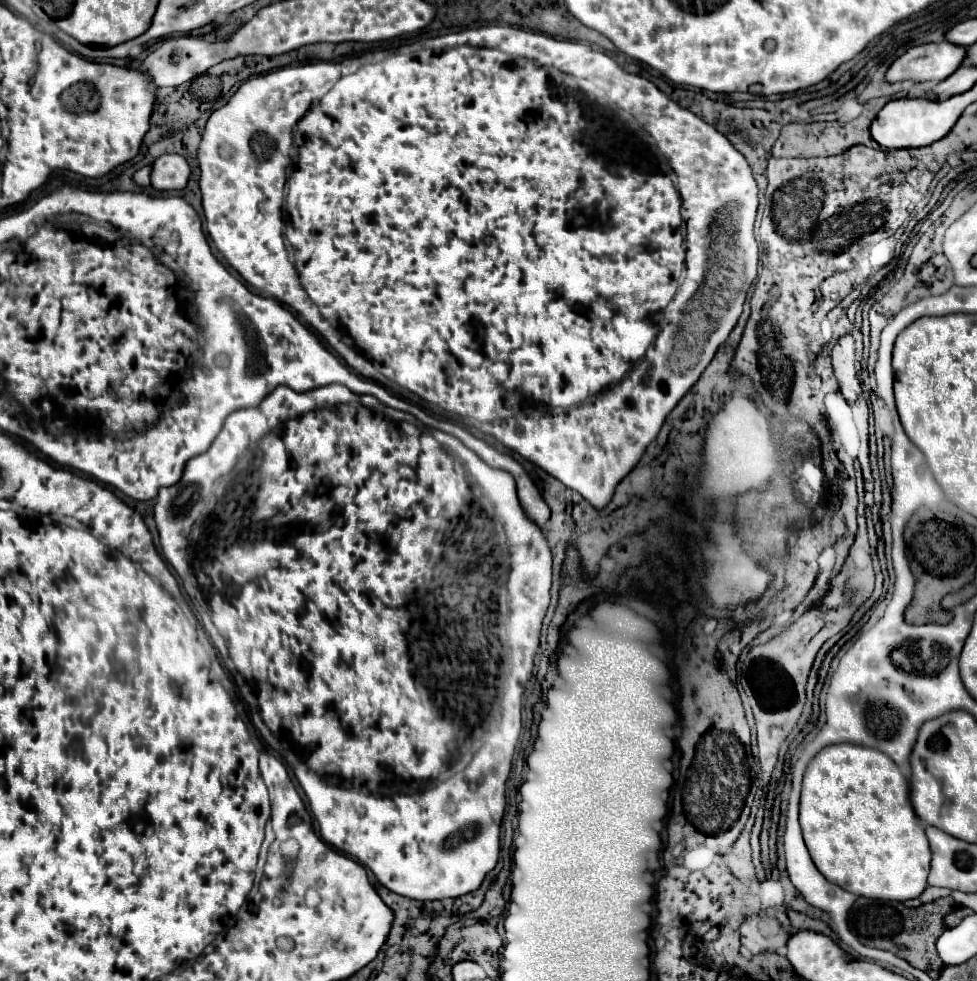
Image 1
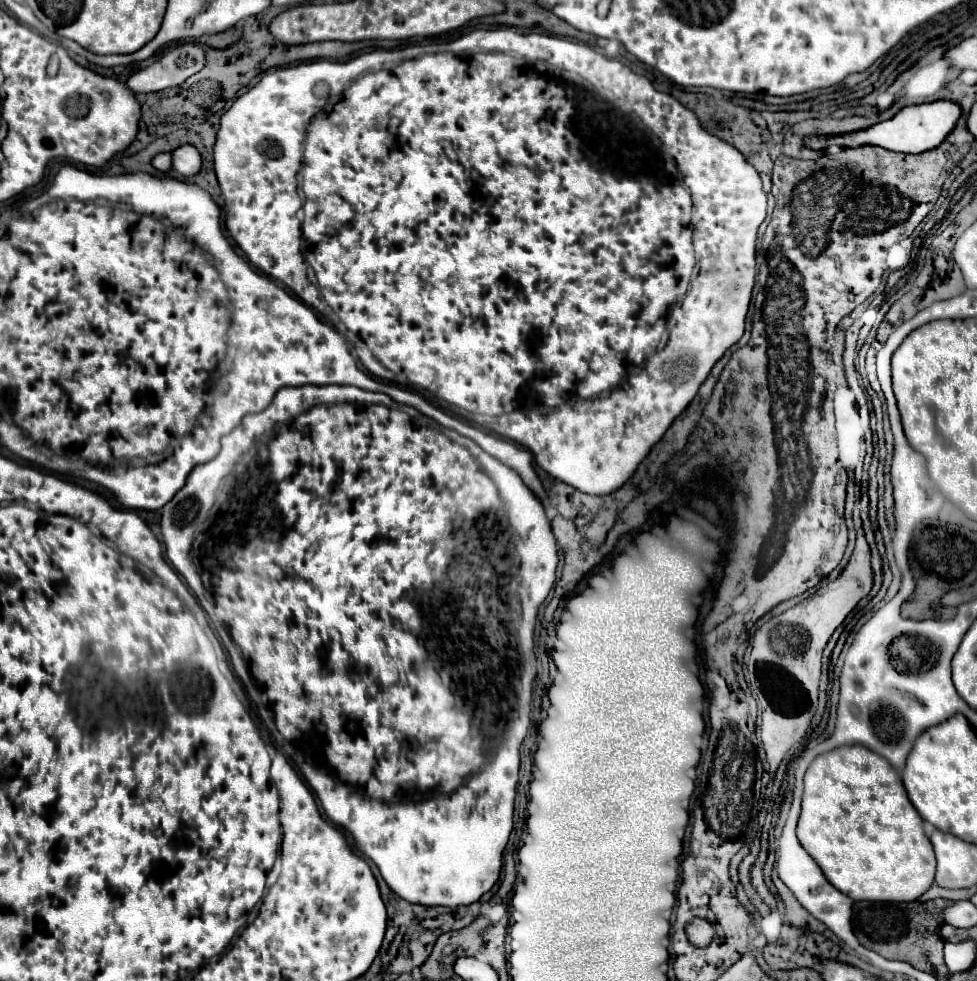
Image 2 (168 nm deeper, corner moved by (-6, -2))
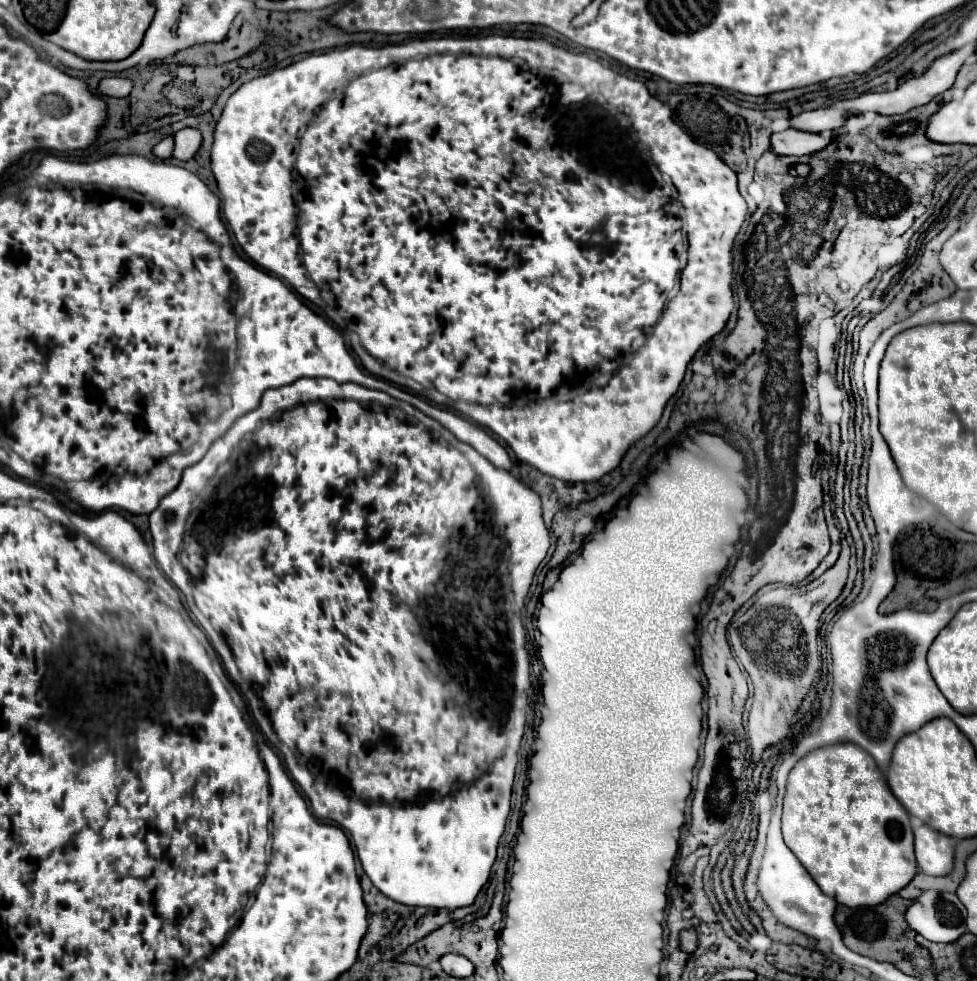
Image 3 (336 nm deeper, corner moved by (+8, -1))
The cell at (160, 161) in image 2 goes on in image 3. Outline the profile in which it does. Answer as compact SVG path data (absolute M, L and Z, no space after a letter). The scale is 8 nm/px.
M166 136L164 140L160 140L156 146L154 146L154 154L162 160L170 158L172 156L172 148L174 148L174 136Z

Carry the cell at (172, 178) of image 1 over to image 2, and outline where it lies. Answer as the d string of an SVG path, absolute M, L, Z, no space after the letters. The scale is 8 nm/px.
M192 145L178 147L172 151L172 171L188 179L200 171L200 153Z

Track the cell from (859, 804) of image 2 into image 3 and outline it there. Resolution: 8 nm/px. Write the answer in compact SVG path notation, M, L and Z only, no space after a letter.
M856 744L824 746L798 760L786 784L782 834L786 846L796 854L820 890L848 908L878 906L902 890L916 874L914 836L908 812L890 792L876 762Z

